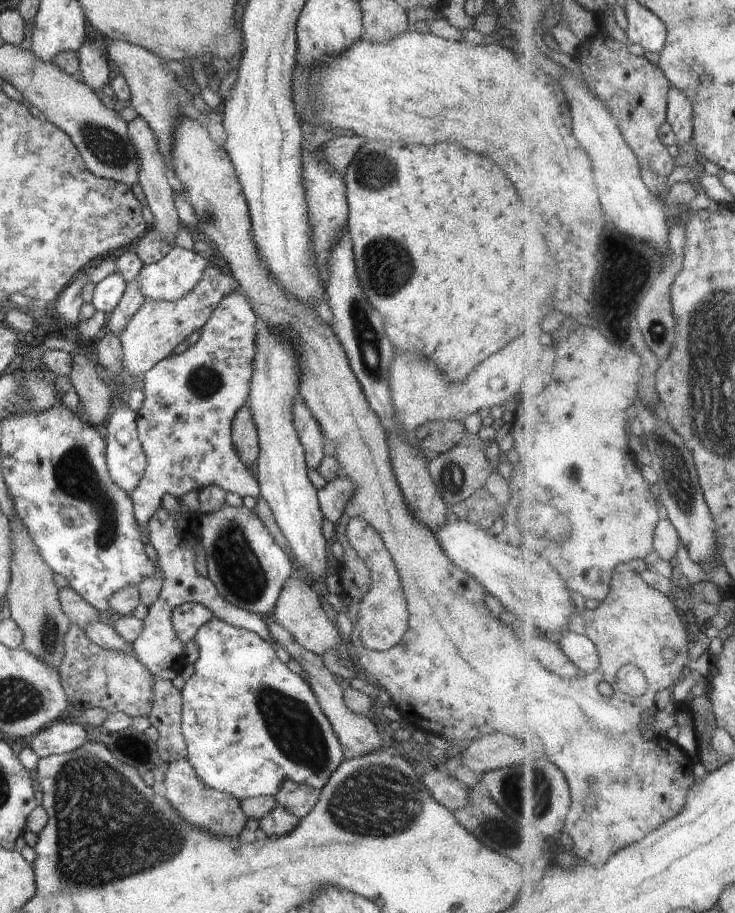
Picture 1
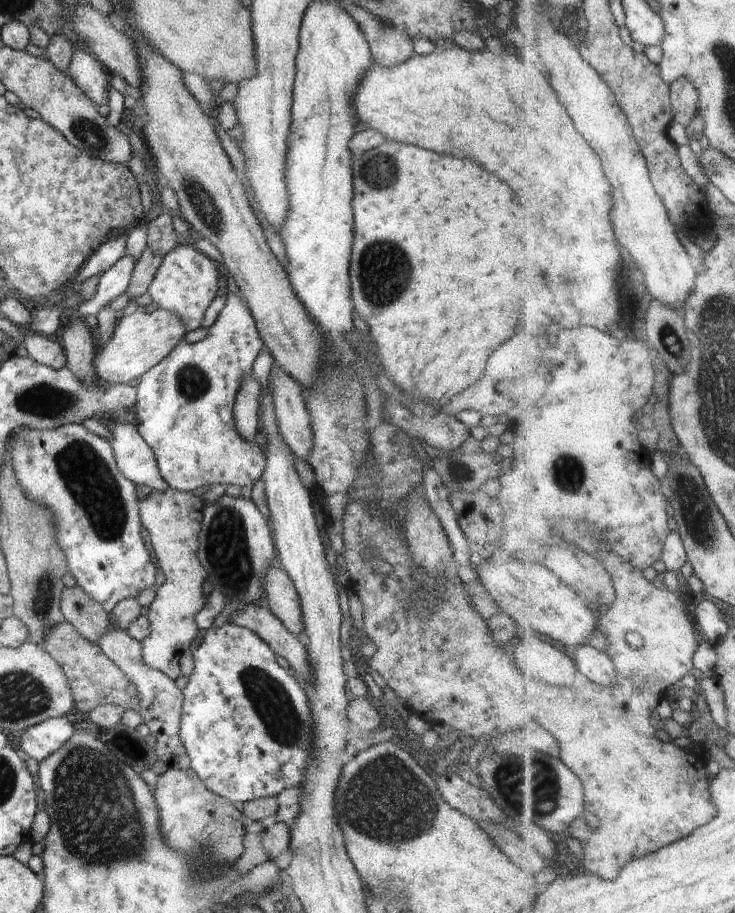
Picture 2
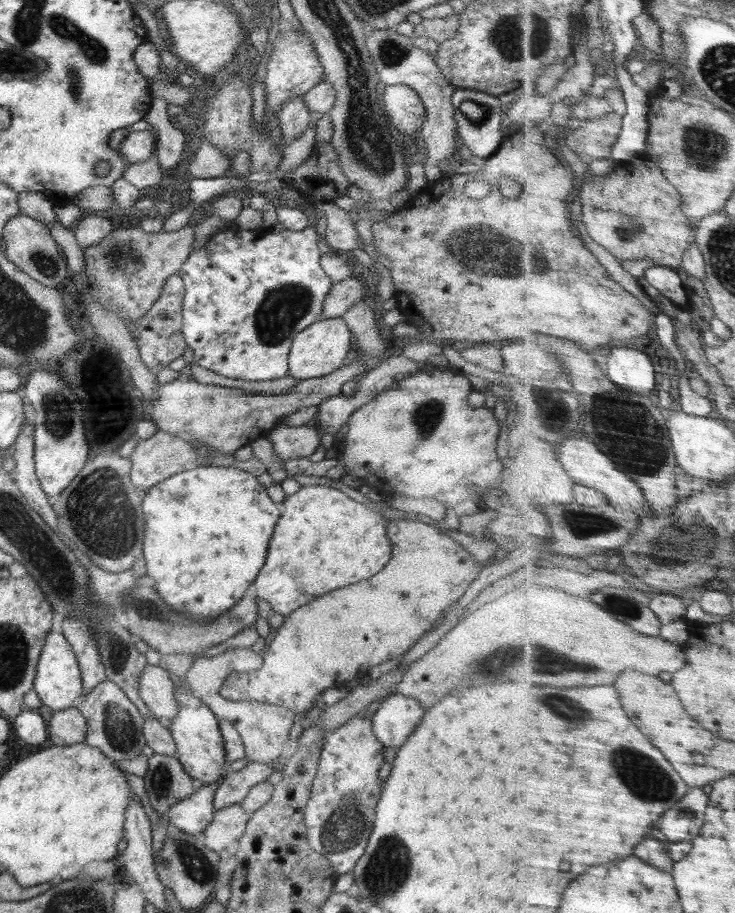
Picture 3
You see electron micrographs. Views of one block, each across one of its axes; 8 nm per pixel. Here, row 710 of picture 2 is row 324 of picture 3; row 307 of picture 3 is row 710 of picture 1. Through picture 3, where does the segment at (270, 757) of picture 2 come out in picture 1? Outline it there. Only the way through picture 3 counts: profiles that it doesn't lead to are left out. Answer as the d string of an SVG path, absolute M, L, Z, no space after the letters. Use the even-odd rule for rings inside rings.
M214 615L193 638L199 654L194 663L194 674L181 689L181 731L187 744L188 762L200 780L239 801L259 796L275 797L287 783L322 790L345 759L343 746L309 683L278 659L274 645L255 632L226 624Z

